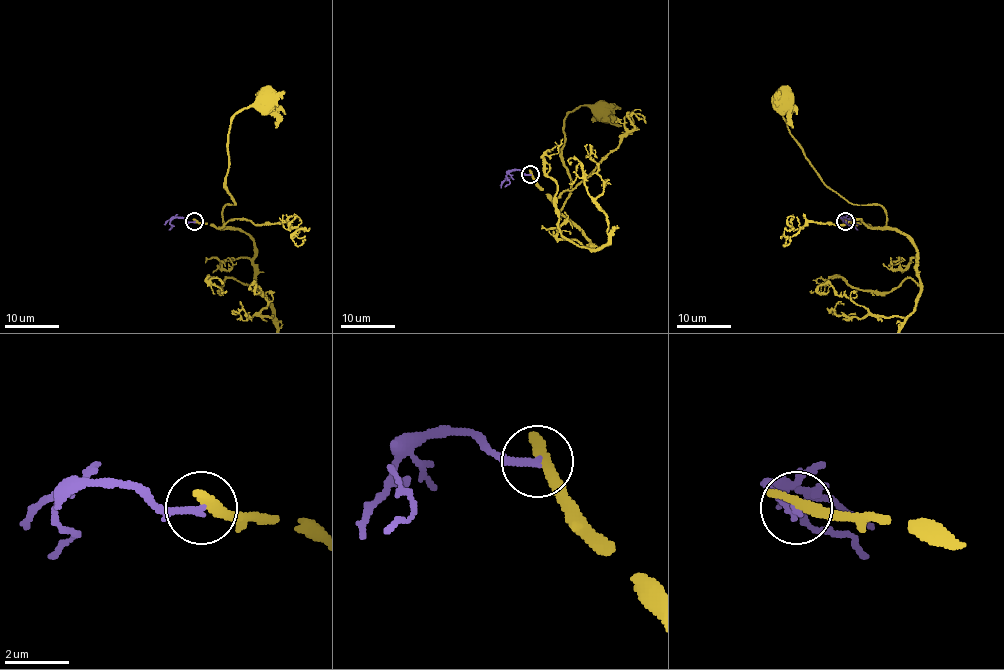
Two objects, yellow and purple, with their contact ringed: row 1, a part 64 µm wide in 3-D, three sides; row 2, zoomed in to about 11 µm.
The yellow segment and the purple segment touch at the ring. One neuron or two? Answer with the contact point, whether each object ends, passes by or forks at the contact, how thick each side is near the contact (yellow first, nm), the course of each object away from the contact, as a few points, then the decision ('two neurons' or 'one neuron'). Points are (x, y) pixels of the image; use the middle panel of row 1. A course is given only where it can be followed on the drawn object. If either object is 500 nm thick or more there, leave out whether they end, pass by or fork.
at (530, 174); yellow ends there; purple ends there; 420 nm thick on the yellow side, 220 nm on the other; yellow runs (530, 175), (559, 215), (570, 192), (570, 176), (562, 153), (564, 118), (580, 106), (599, 109); purple runs (530, 175), (512, 169), (506, 175), (509, 183), (505, 187); two neurons

